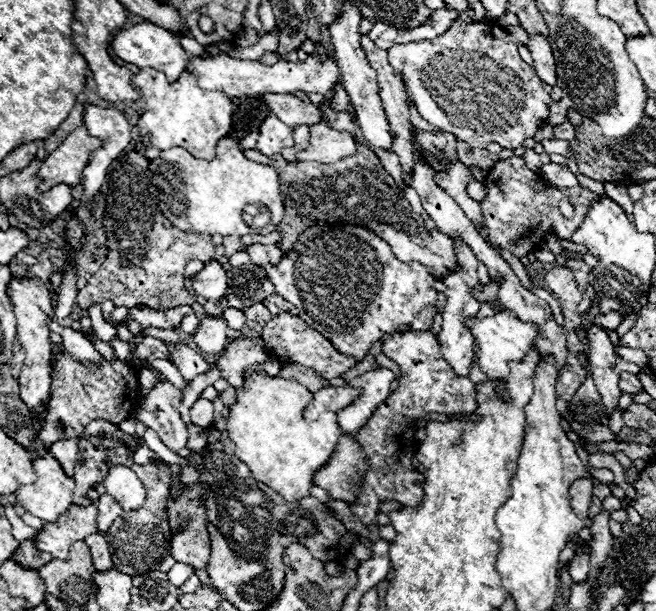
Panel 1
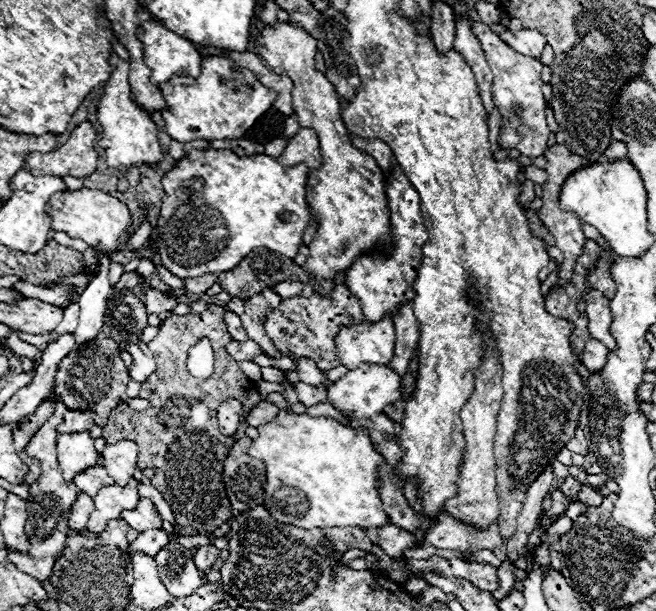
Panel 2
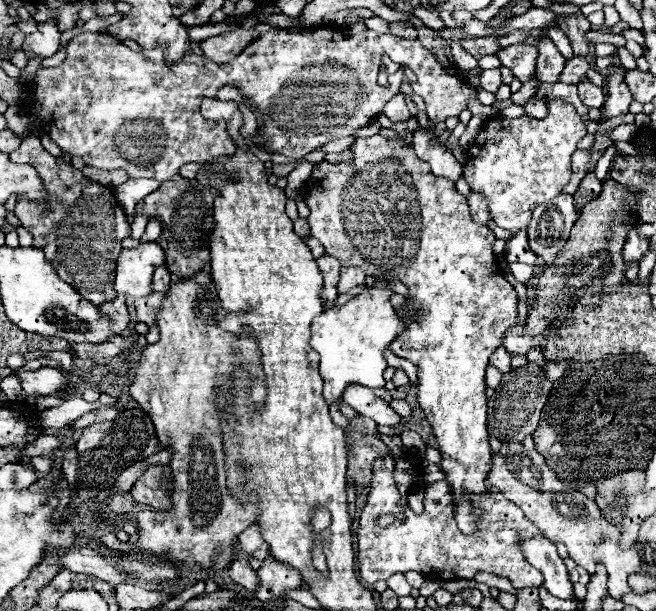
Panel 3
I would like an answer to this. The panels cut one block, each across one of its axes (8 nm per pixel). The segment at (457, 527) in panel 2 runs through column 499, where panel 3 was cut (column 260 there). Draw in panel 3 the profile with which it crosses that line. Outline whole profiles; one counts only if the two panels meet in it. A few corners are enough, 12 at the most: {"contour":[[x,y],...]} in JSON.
{"contour":[[258,526],[246,528],[238,536],[244,554],[266,558],[270,546]]}

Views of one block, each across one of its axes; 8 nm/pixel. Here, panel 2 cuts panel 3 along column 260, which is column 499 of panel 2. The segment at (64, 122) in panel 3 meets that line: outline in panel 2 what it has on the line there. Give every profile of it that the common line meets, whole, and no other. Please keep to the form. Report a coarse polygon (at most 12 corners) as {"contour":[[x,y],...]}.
{"contour":[[472,20],[502,116],[500,148],[536,158],[550,128],[542,62]]}

